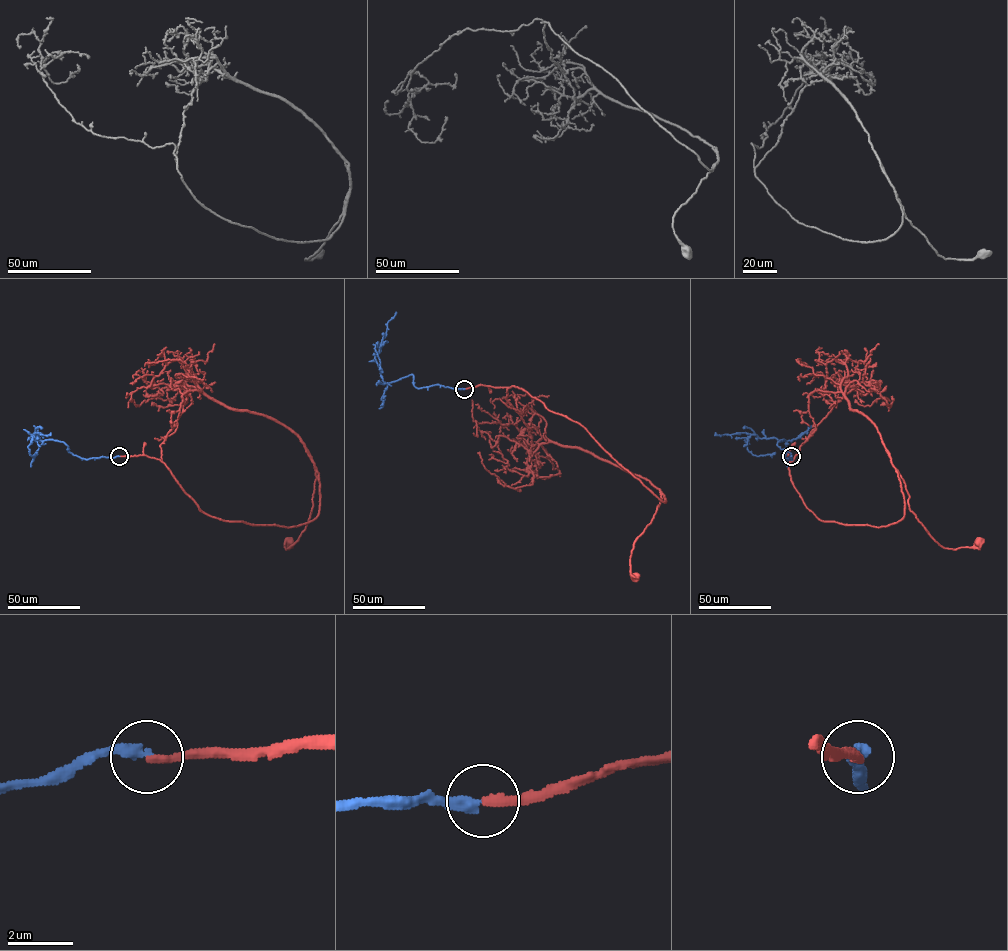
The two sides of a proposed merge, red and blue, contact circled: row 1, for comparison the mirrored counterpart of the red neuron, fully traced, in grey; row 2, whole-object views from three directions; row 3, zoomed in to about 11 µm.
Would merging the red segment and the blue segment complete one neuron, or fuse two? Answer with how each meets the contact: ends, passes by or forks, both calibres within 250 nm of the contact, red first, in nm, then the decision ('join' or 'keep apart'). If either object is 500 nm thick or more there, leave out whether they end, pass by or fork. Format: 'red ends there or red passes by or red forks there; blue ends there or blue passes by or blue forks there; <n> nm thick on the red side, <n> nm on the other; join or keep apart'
red ends there; blue ends there; 280 nm thick on the red side, 360 nm on the other; keep apart

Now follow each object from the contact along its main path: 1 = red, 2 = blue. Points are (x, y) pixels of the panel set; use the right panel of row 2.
1: (791, 456), (791, 480), (819, 519), (899, 521), (894, 468), (909, 509), (940, 545), (979, 540)
2: (791, 456), (788, 459), (790, 453), (777, 445), (785, 440), (751, 434), (746, 440), (753, 455), (775, 452)

